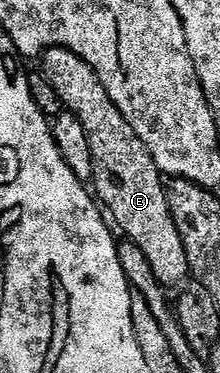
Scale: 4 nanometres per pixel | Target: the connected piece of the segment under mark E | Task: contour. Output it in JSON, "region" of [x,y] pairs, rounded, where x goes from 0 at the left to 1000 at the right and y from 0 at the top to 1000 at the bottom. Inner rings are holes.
{"region":[[[223,131],[177,172],[182,193],[264,249],[282,284],[373,330],[427,432],[414,496],[486,571],[495,558],[509,601],[536,617],[550,611],[595,654],[650,673],[668,705],[686,705],[686,727],[705,727],[705,748],[723,748],[736,767],[818,767],[864,740],[850,673],[832,673],[814,609],[795,609],[768,563],[768,520],[741,493],[741,469],[714,456],[686,405],[668,405],[650,373],[614,362],[595,330],[577,330],[541,287],[523,287],[505,255],[486,255],[441,193],[377,155],[314,131]]]}

